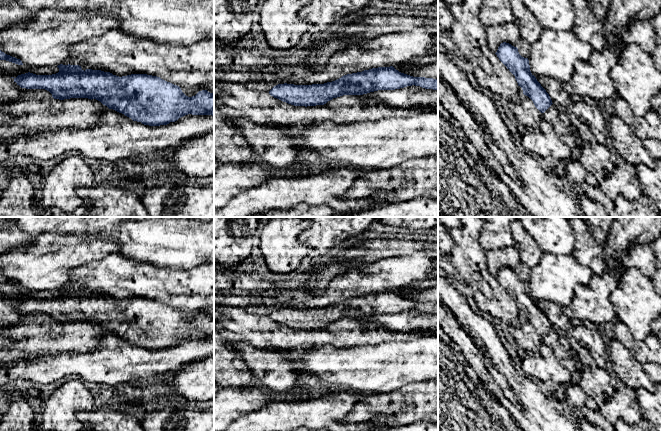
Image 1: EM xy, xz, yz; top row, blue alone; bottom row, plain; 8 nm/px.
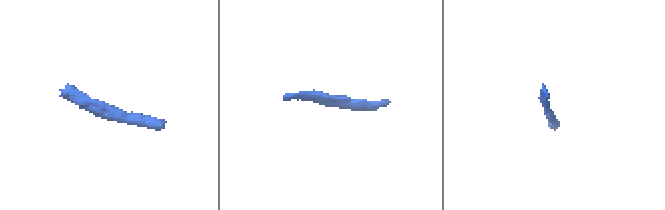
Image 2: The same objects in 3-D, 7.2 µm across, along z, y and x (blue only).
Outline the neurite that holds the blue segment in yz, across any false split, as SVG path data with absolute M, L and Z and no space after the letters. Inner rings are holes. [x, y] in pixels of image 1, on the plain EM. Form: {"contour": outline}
{"contour": "M506 266L500 268L495 278L515 300L523 318L533 325L541 337L544 337L553 327L549 318L531 297L528 282L522 281L517 271Z"}

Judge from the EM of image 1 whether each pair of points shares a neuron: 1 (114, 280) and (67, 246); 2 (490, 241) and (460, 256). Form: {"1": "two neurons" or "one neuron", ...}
{"1": "two neurons", "2": "two neurons"}

